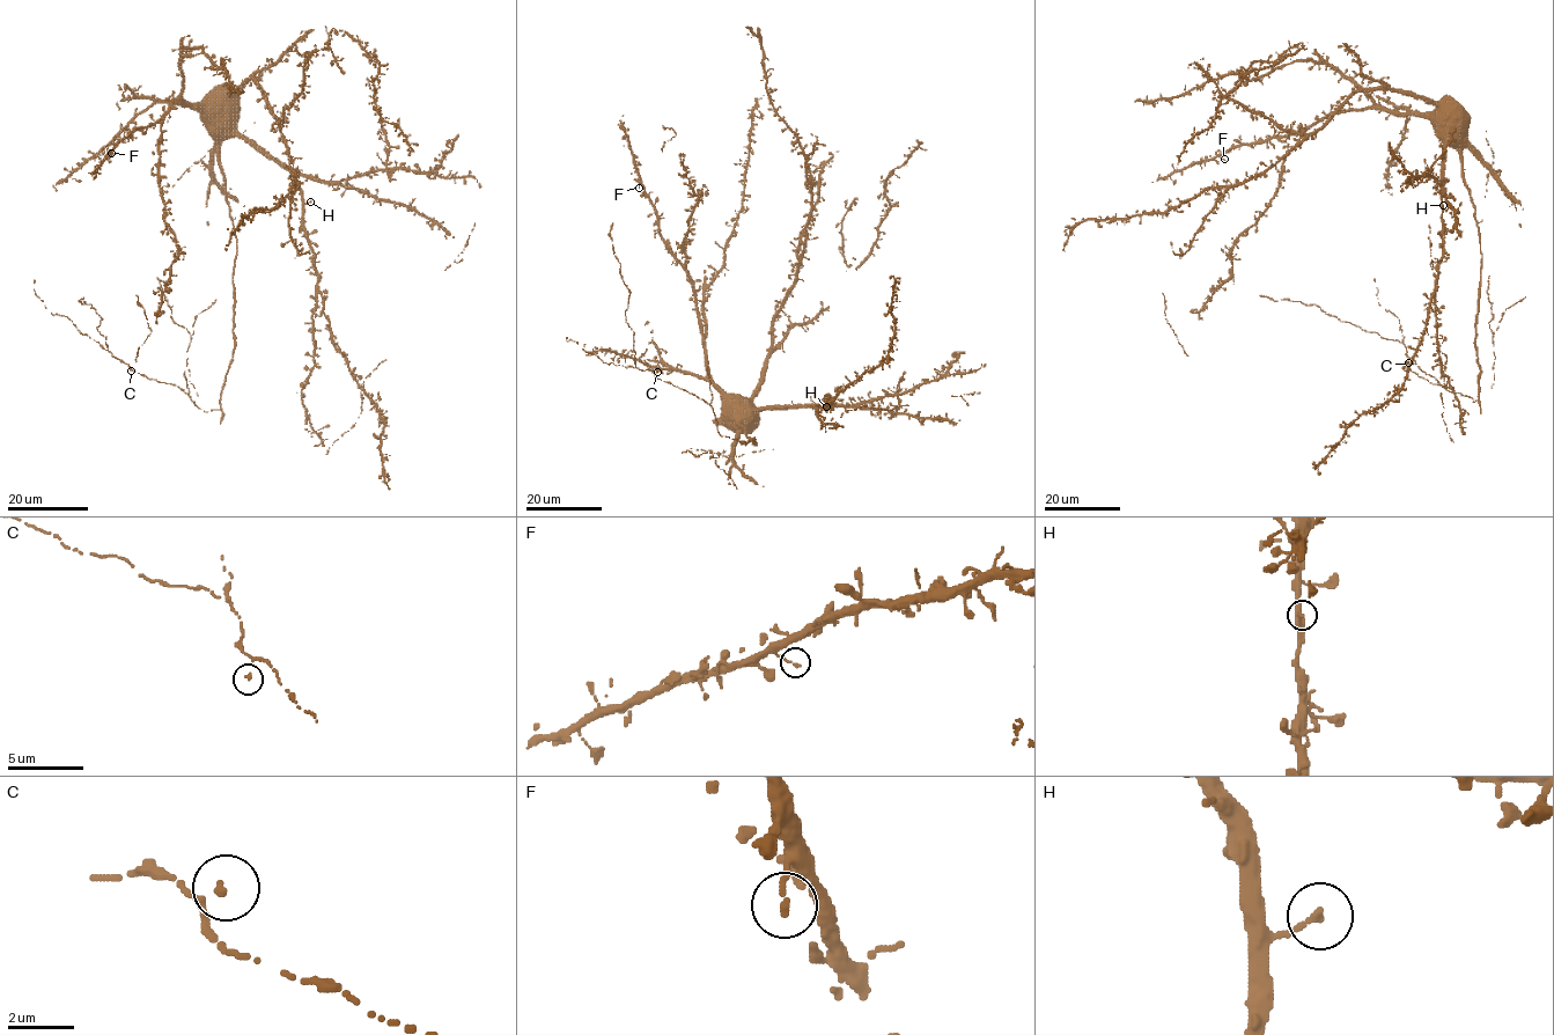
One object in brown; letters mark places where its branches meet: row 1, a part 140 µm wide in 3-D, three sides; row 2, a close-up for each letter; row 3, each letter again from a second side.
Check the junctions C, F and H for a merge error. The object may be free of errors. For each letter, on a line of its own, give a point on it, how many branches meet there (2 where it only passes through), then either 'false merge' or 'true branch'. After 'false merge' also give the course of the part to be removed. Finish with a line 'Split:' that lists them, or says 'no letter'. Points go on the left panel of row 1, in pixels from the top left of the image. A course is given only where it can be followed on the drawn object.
C: place (131, 371); branches 1; true branch
F: place (111, 153); branches 1; true branch
H: place (310, 202); branches 1; true branch
Split: no letter

